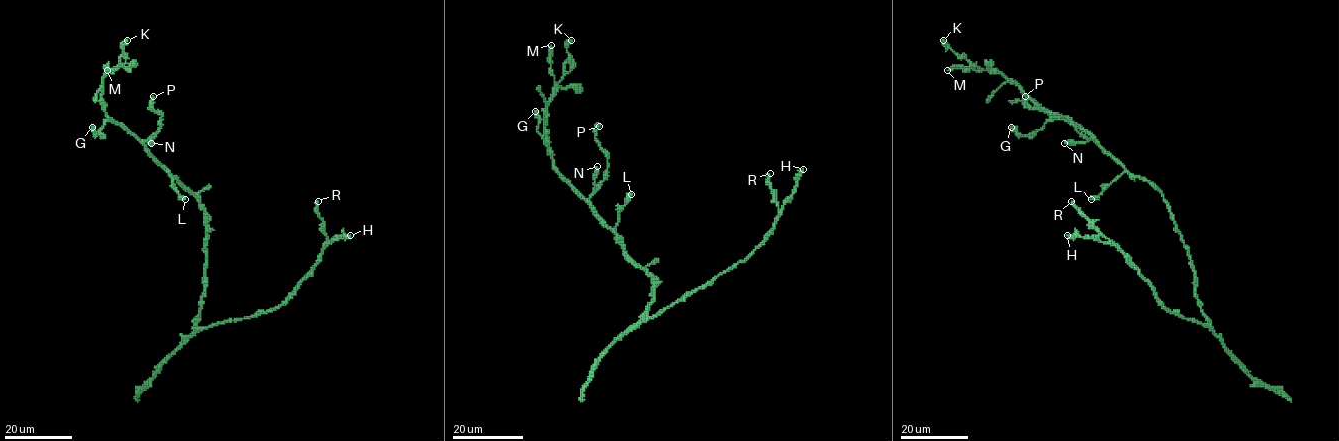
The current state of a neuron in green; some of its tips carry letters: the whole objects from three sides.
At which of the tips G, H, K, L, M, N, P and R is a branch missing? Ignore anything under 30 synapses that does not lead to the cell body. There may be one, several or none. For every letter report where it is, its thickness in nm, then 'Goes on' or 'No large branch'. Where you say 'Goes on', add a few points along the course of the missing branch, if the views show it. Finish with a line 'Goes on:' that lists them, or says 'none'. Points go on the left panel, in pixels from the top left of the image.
G: Place: (92, 127). Thickness 700 nm. No large branch
H: Place: (350, 235). Thickness 320 nm. Goes on. Course of what is missing: (350, 235), (352, 253), (347, 263), (336, 268), (333, 264)
K: Place: (127, 40). Thickness 260 nm. No large branch
L: Place: (185, 199). Thickness 360 nm. No large branch
M: Place: (107, 70). Thickness 180 nm. No large branch
N: Place: (151, 143). Thickness 440 nm. No large branch
P: Place: (153, 96). Thickness 240 nm. No large branch
R: Place: (318, 201). Thickness 340 nm. Goes on. Course of what is missing: (318, 201), (321, 181), (308, 172), (301, 161)
Goes on: H, R

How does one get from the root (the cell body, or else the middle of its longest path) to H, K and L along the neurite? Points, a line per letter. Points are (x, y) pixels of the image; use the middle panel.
H: (653, 288), (653, 299), (644, 318), (661, 314), (743, 261), (771, 232), (803, 169)
K: (653, 288), (653, 279), (628, 256), (622, 239), (554, 164), (546, 106), (563, 75), (571, 40)
L: (653, 288), (653, 279), (628, 256), (615, 232), (618, 210), (631, 194)

